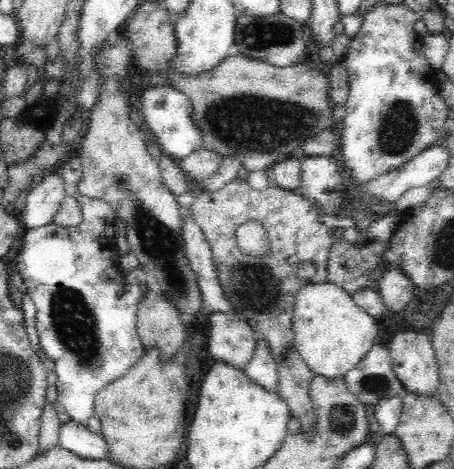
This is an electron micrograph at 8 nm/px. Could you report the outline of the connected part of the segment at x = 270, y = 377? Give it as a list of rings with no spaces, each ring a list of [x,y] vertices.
[[[258,338],[258,348],[254,352],[254,358],[246,364],[244,372],[250,376],[250,380],[254,380],[256,384],[260,384],[262,388],[270,390],[270,392],[278,392],[278,364],[270,352],[270,348]]]

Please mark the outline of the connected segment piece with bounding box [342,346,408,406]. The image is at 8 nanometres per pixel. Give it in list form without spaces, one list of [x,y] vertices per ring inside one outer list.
[[[374,346],[342,380],[348,392],[352,392],[364,406],[376,406],[384,398],[402,398],[408,394],[392,370],[390,350],[382,346]]]

